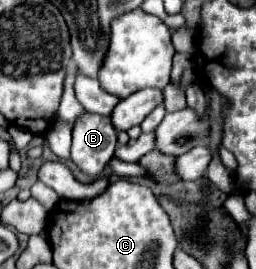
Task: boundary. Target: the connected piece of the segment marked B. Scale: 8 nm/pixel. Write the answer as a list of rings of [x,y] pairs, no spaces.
[[[83,112],[73,124],[73,146],[71,160],[89,176],[97,176],[103,166],[113,158],[117,146],[117,130],[111,124],[111,116],[99,116],[93,112]]]

